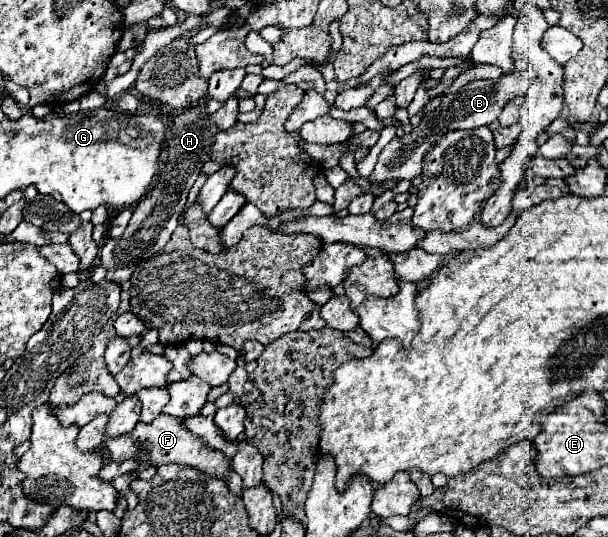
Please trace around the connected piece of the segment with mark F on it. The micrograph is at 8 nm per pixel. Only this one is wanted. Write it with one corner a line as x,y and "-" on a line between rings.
164,413
158,419
154,419
152,423
136,423
130,433
108,439
106,447
108,447
114,461
138,459
140,463
152,463
154,467
160,467
164,463
182,463
182,465
206,471
208,475
220,477
220,479
226,479
228,469
230,469
230,459
226,459
220,451
206,449
202,439
192,435
182,425
182,419
174,419
170,415
164,415

